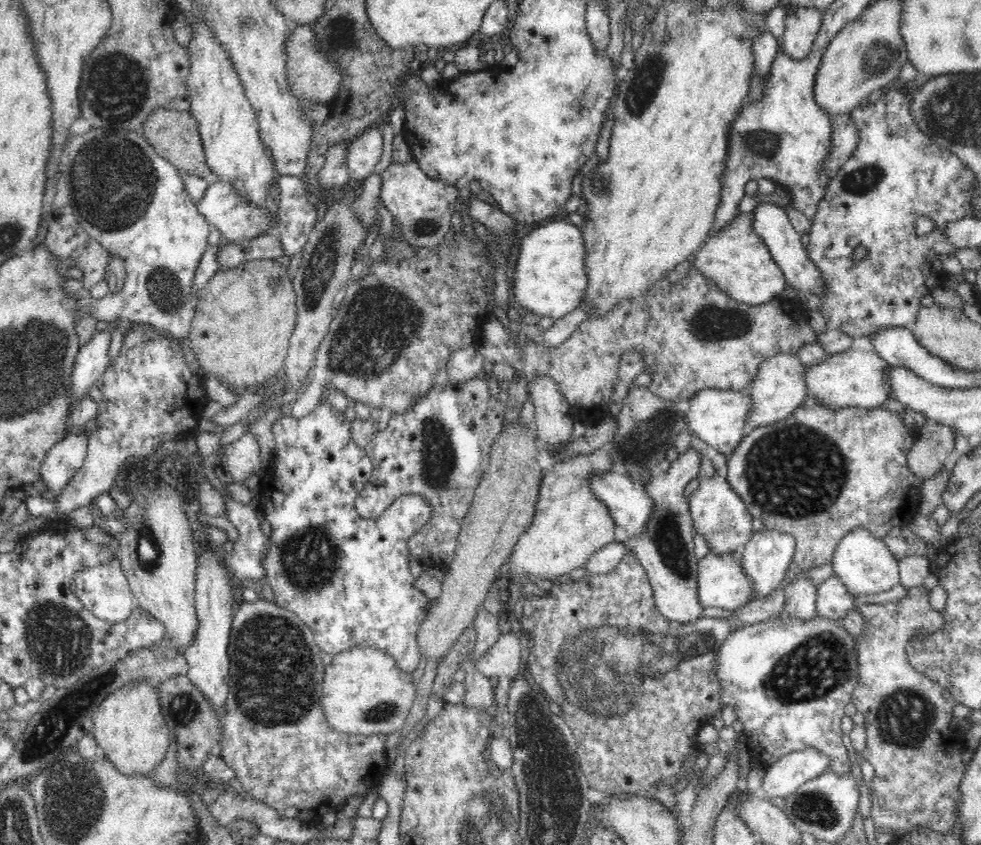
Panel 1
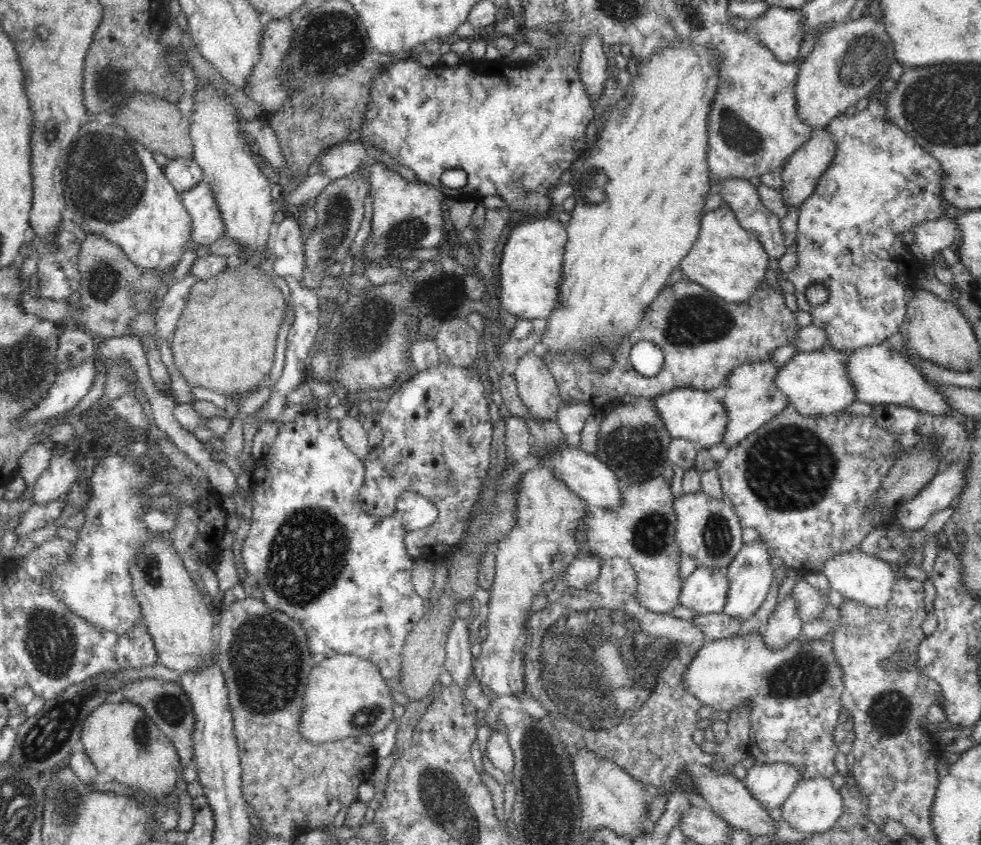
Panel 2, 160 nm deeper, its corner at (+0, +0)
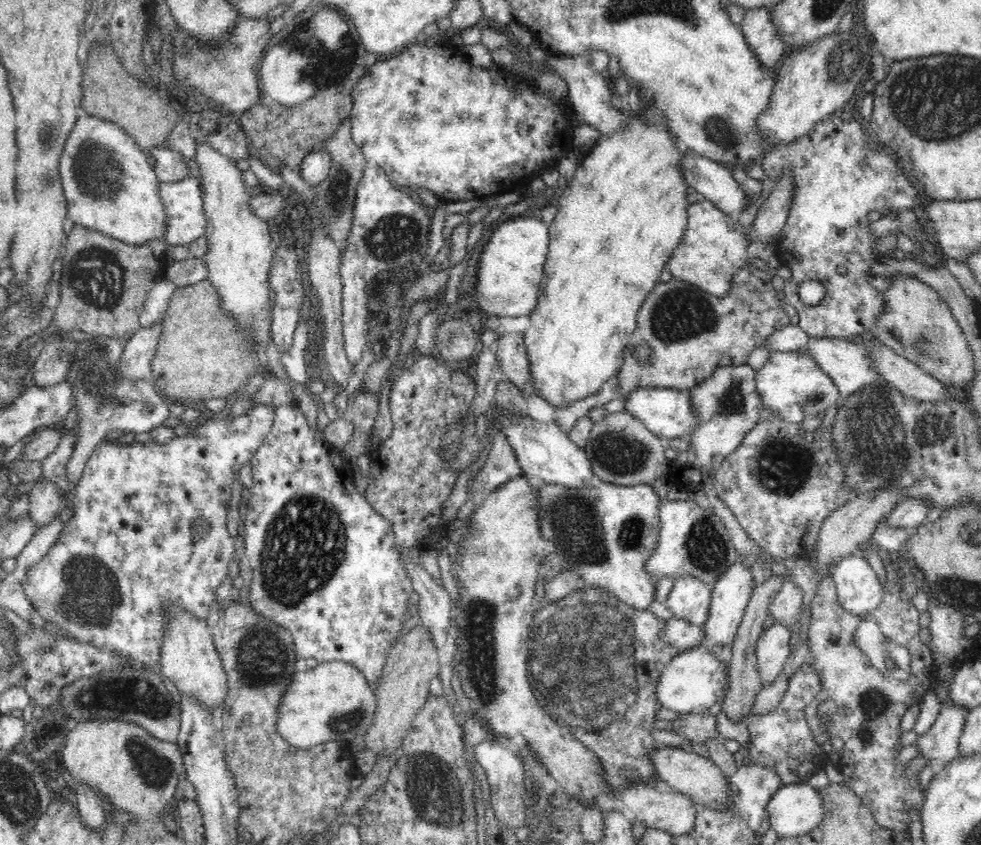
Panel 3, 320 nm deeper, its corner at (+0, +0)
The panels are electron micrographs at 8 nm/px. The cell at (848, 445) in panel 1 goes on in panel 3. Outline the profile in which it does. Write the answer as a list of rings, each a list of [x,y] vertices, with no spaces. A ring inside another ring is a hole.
[[[768,415],[758,421],[736,450],[721,462],[715,471],[714,489],[718,498],[732,510],[749,538],[760,548],[781,559],[794,555],[805,558],[812,554],[826,516],[853,498],[853,490],[844,485],[844,473],[842,470],[838,472],[838,466],[833,442],[824,432],[808,434],[801,424]]]

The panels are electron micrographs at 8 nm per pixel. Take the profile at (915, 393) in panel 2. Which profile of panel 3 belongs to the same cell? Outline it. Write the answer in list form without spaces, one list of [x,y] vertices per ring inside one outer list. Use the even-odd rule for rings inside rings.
[[[812,337],[810,342],[808,342],[808,346],[800,351],[812,354],[814,361],[820,365],[820,369],[834,381],[834,384],[840,390],[840,398],[824,412],[825,416],[821,419],[821,425],[819,425],[819,430],[821,431],[832,426],[836,414],[838,414],[838,408],[842,406],[844,398],[848,398],[852,394],[858,394],[860,390],[866,390],[868,387],[890,385],[886,382],[886,379],[882,379],[882,375],[878,375],[878,371],[872,365],[872,359],[868,359],[868,351],[858,342],[849,342],[838,338]]]

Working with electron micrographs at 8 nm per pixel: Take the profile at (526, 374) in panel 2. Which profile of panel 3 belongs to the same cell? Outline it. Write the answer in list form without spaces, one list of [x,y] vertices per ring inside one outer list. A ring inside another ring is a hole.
[[[504,332],[498,338],[496,359],[500,363],[501,373],[512,385],[516,385],[522,392],[538,395],[532,383],[532,371],[528,361],[528,351],[524,343],[524,336],[520,332]]]

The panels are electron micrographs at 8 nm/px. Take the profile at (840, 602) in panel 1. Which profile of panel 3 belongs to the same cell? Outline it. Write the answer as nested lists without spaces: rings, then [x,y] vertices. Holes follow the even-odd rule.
[[[792,579],[787,580],[782,590],[774,597],[769,606],[769,616],[774,619],[775,624],[792,626],[801,618],[803,591]]]

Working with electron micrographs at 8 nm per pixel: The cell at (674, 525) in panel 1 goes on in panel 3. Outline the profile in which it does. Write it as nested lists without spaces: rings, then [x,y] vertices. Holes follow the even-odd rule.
[[[603,482],[600,486],[568,488],[562,484],[544,484],[537,491],[538,522],[541,535],[556,544],[556,550],[545,560],[545,565],[556,566],[555,571],[575,572],[588,588],[601,588],[614,598],[637,610],[652,604],[658,576],[645,571],[645,562],[658,544],[660,530],[658,495],[650,485],[619,486]]]

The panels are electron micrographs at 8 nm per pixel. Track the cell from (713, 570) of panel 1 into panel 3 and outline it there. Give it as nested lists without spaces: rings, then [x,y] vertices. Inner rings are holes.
[[[693,576],[678,577],[672,585],[665,605],[670,609],[672,617],[703,626],[710,612],[713,586],[714,584],[706,584]]]

